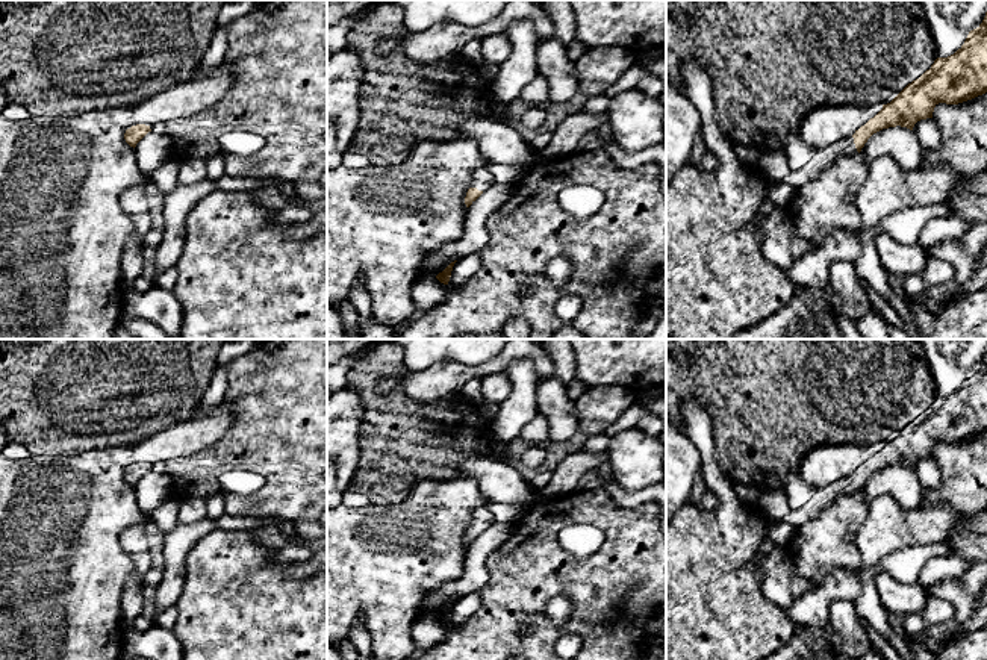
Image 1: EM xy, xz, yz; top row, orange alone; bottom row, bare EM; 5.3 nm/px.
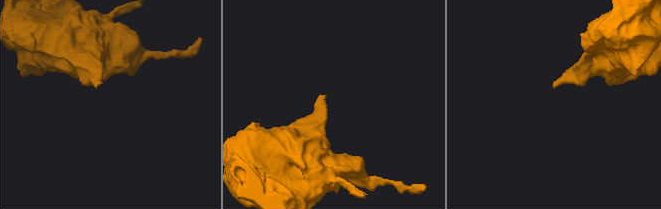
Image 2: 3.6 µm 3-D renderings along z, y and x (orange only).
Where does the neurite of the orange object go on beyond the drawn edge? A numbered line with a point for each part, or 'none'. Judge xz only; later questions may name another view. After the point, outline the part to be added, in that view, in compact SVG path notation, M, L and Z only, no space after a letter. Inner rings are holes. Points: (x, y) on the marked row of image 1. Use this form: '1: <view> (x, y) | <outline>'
1: xz (482, 179) | M487 165L480 167L472 174L471 188L477 188L478 191L486 191L495 182L494 176L490 174Z

